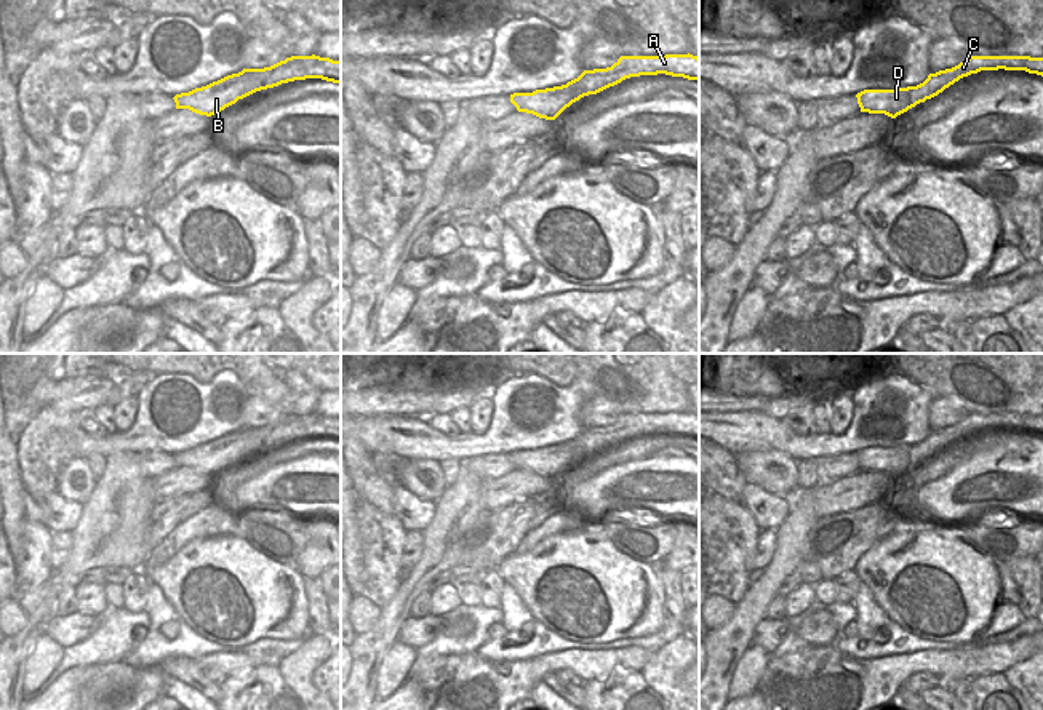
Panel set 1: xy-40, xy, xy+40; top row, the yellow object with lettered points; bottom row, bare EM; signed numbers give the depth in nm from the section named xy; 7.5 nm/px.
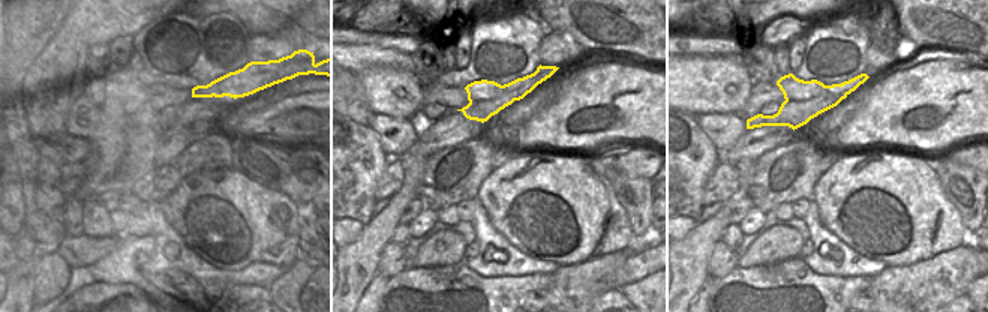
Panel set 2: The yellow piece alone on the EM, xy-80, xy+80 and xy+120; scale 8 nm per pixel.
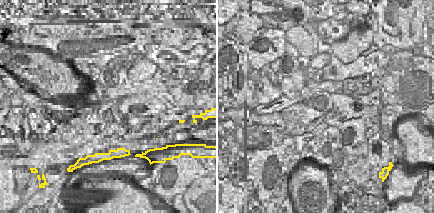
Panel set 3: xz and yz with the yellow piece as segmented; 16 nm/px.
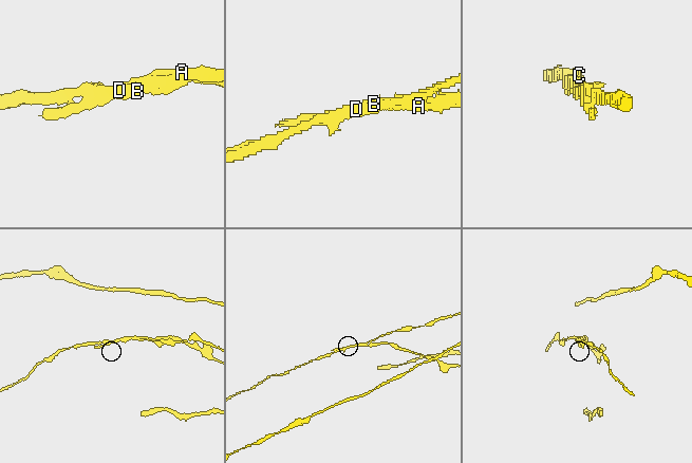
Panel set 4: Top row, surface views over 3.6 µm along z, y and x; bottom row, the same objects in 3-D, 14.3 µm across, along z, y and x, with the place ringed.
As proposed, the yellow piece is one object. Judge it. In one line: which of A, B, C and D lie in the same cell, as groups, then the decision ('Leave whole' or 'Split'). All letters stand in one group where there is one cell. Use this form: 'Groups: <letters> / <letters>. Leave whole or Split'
Groups: A C / B D. Split

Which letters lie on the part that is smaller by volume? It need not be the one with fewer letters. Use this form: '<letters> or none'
B, D

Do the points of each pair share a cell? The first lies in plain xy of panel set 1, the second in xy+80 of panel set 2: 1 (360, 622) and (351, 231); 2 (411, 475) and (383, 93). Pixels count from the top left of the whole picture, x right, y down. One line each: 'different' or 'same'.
1: same
2: same

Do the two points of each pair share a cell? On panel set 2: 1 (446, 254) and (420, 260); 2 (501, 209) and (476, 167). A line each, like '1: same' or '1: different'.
1: same
2: different

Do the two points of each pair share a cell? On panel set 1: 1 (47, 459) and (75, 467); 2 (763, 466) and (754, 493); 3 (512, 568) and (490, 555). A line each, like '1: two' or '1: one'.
1: two
2: two
3: two

